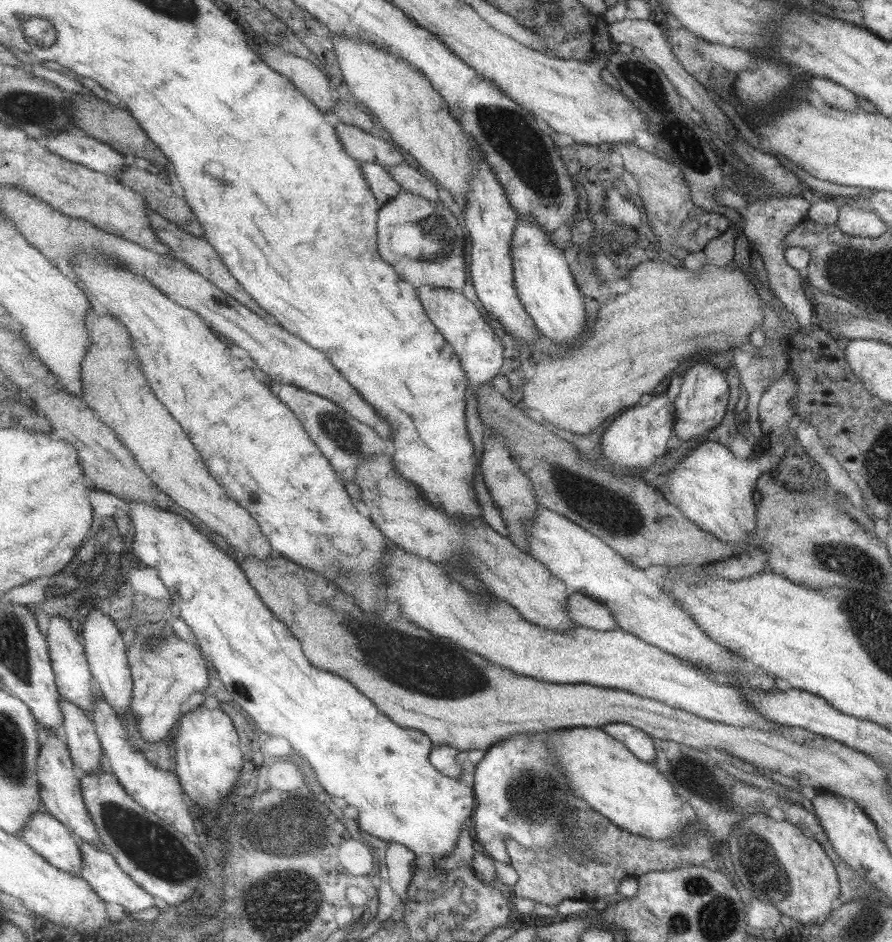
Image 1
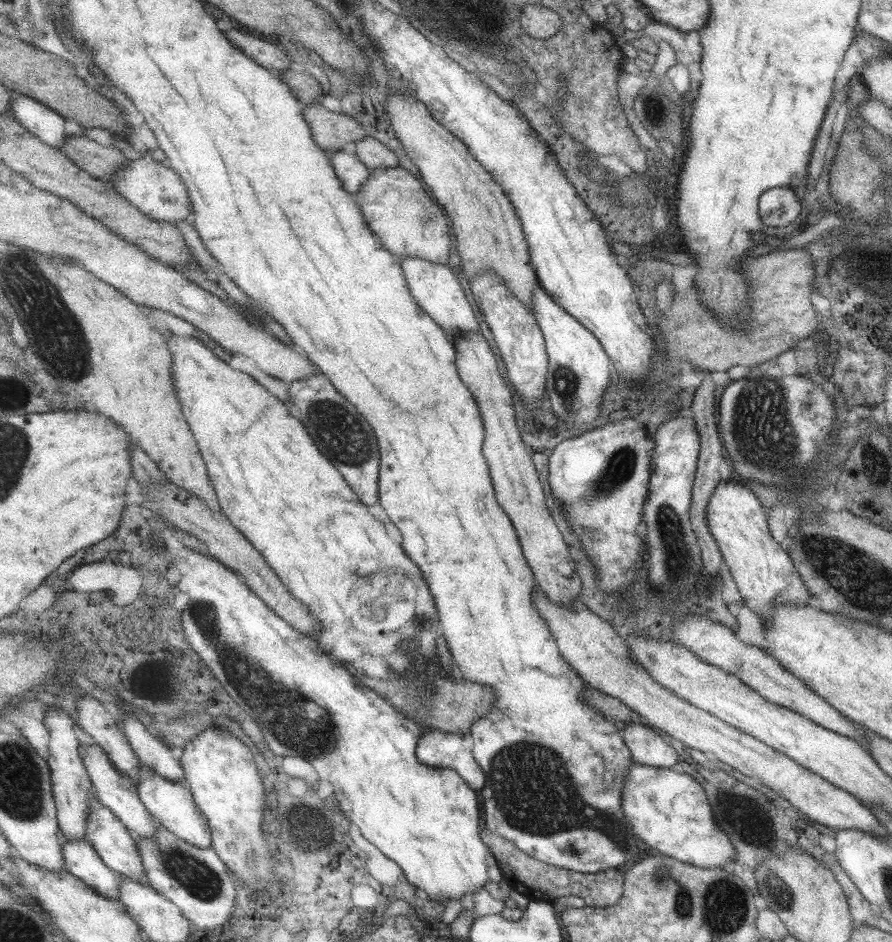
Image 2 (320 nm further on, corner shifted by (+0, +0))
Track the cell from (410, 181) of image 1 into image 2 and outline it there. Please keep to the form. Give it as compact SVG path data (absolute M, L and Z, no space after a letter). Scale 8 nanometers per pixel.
M369 133L361 140L356 140L352 150L370 170L377 168L397 168L399 160L384 144L381 144L377 133Z

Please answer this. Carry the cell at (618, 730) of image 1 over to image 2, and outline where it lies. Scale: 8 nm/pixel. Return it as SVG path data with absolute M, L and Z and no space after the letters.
M631 722L621 725L619 730L635 762L643 766L670 769L678 761L677 751L664 738L657 735L651 726Z

